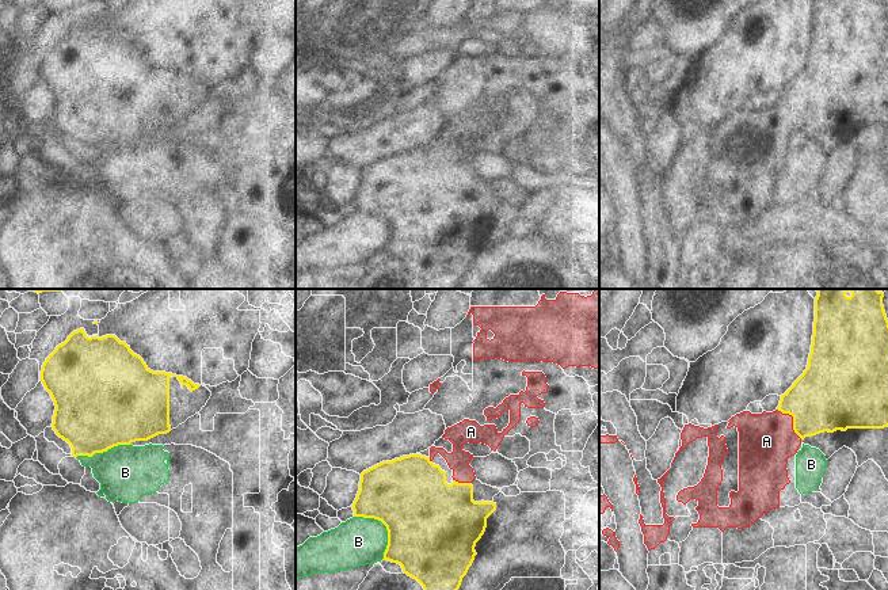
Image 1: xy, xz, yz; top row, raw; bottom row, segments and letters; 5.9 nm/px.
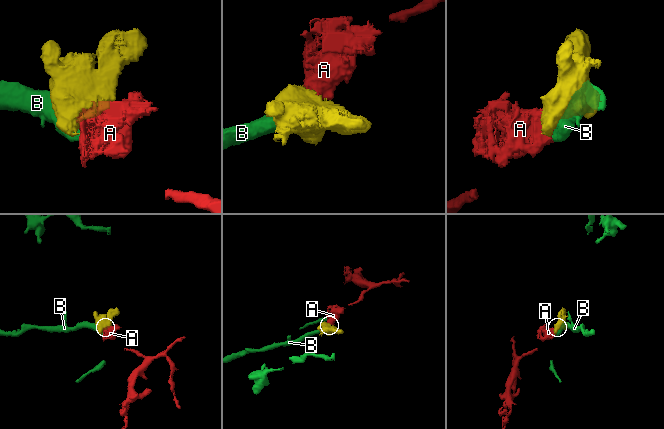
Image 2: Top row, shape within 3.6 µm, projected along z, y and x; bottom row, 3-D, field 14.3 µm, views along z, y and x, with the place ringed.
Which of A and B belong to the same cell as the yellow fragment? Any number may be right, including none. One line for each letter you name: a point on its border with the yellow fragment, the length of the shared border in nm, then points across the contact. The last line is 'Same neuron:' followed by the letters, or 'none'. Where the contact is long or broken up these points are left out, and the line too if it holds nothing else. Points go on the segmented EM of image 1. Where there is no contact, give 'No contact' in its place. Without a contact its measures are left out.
A: Touches yellow at yz (793, 421). Shared border 240 nm
Same neuron: A.

